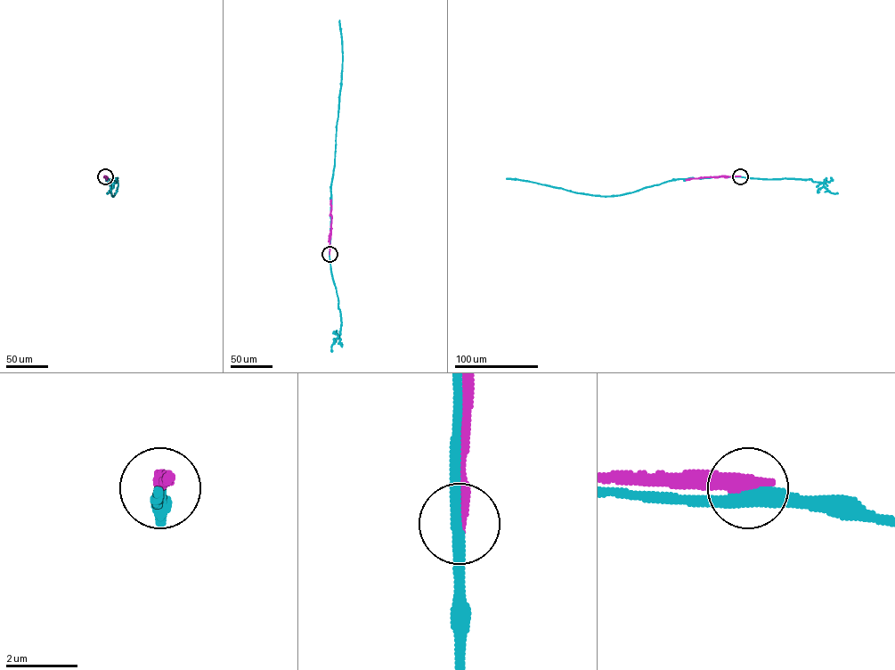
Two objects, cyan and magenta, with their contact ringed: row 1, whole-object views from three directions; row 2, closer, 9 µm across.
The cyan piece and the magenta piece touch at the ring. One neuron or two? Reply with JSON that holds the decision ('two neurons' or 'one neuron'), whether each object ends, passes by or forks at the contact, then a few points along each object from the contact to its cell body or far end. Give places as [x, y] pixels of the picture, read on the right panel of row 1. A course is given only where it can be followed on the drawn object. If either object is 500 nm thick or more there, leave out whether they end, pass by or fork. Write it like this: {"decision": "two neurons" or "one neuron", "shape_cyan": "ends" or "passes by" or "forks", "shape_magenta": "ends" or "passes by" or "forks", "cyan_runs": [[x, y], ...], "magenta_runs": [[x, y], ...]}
{"decision": "two neurons", "shape_cyan": "passes by", "shape_magenta": "ends", "cyan_runs": [[740, 176], [673, 179], [632, 192], [606, 196], [506, 178]], "magenta_runs": [[740, 176], [686, 180]]}

